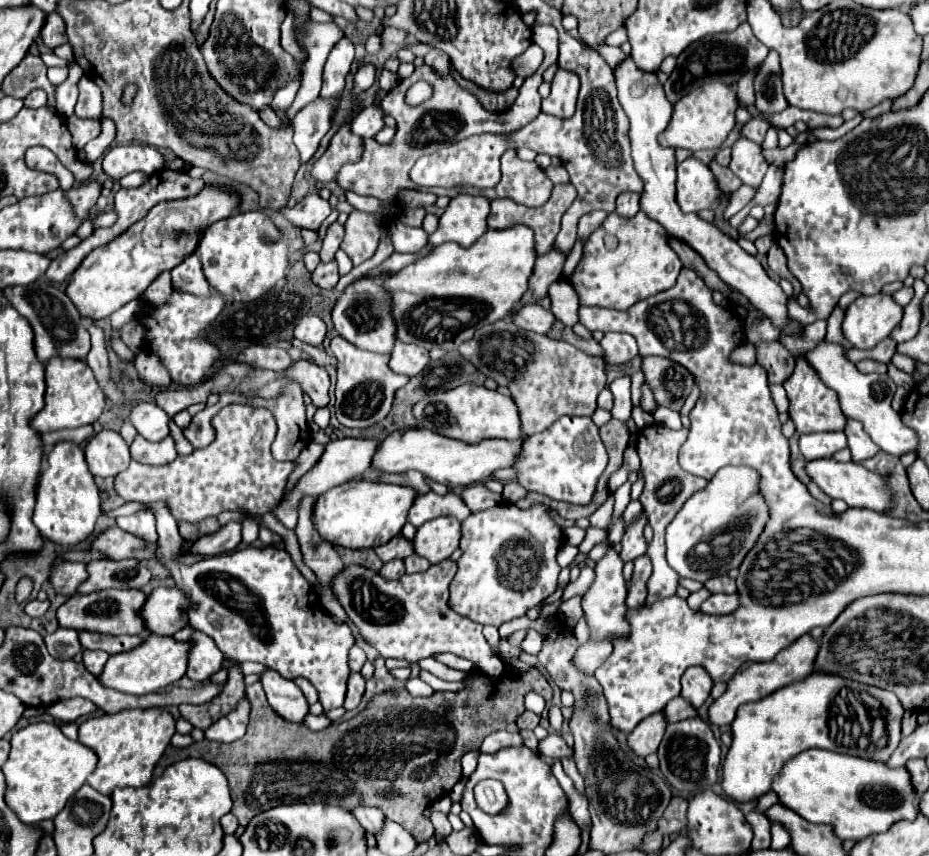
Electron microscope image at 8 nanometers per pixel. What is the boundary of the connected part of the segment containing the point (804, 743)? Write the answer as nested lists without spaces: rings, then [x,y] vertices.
[[[813,670],[807,678],[783,686],[757,702],[747,702],[737,710],[737,718],[731,724],[733,744],[723,762],[721,786],[737,802],[757,800],[771,790],[771,780],[783,764],[809,748],[887,762],[901,742],[903,714],[905,710],[891,690],[835,678],[835,674],[815,674]]]

